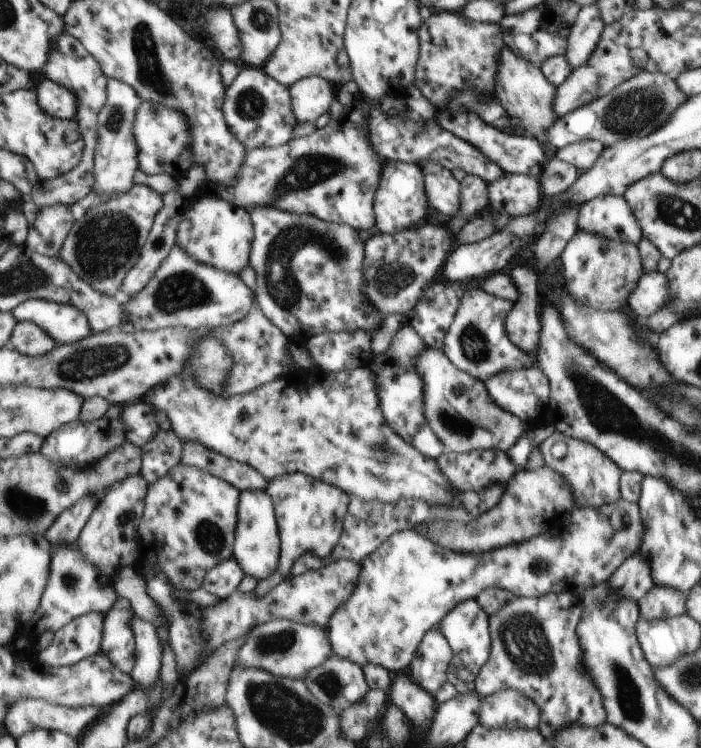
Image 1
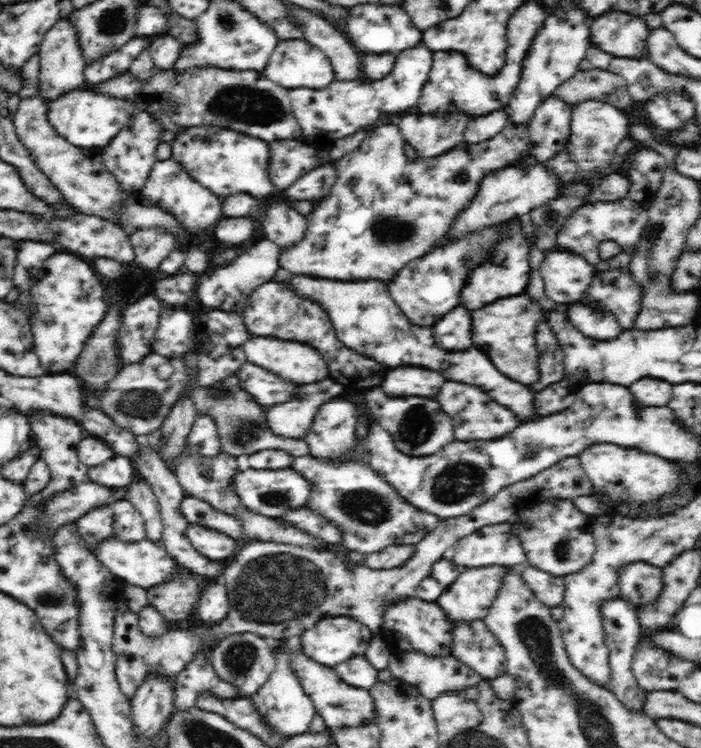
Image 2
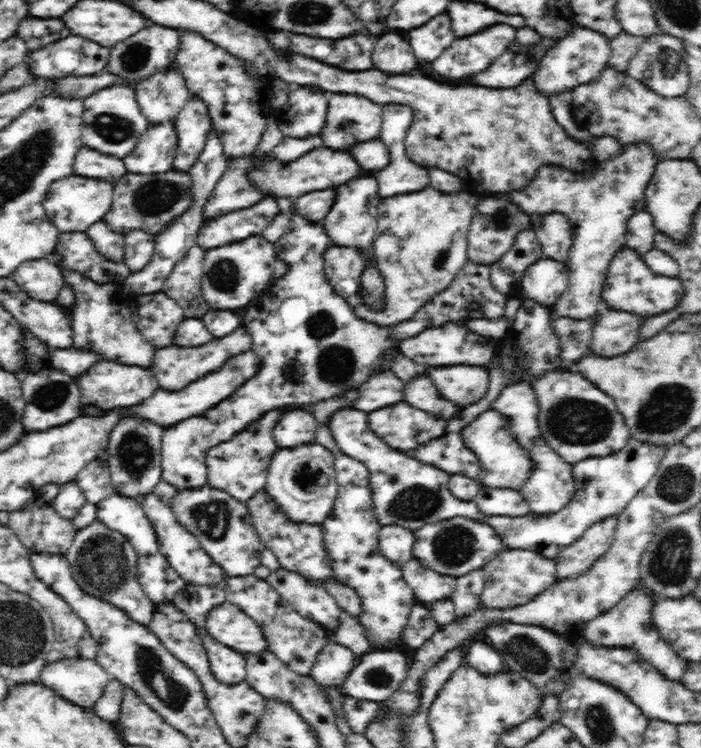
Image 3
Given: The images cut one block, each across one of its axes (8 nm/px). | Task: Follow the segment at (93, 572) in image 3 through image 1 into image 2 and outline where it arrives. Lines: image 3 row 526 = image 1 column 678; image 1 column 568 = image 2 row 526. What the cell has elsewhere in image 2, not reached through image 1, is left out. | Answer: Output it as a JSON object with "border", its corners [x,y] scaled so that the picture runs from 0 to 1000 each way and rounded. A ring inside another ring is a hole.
{"border":[[[163,670],[157,675],[163,689],[161,717],[171,725],[203,725],[208,717],[207,701],[194,678],[185,670]]]}

